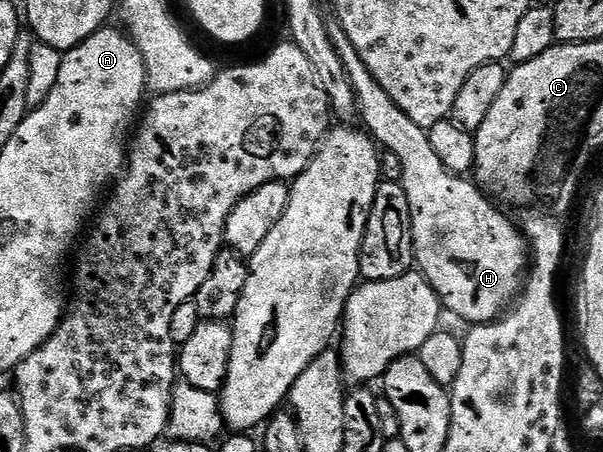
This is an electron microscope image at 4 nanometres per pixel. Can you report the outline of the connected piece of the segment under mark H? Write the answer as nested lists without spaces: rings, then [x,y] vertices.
[[[331,24],[328,30],[352,85],[365,132],[385,152],[400,159],[400,184],[404,195],[408,195],[417,272],[436,291],[447,314],[455,313],[460,320],[470,321],[471,326],[495,321],[511,304],[524,281],[528,242],[523,230],[494,209],[495,202],[473,180],[446,170],[440,159],[436,159],[436,151],[432,151],[429,132],[412,123],[388,99],[388,93],[372,79],[360,55],[356,55],[341,25]]]

